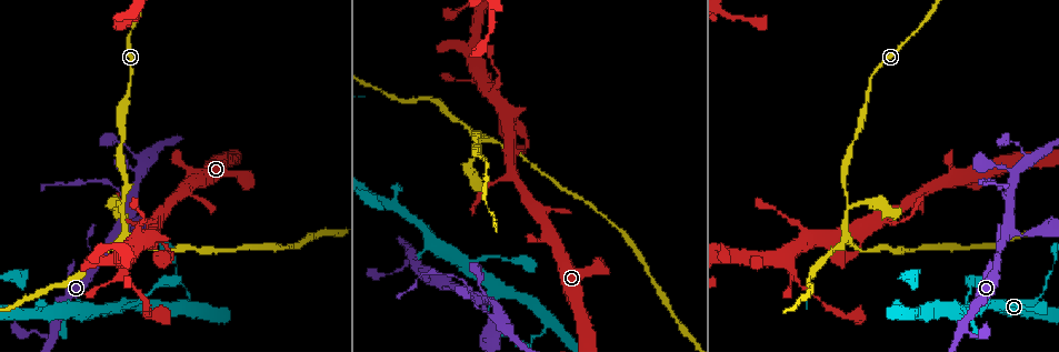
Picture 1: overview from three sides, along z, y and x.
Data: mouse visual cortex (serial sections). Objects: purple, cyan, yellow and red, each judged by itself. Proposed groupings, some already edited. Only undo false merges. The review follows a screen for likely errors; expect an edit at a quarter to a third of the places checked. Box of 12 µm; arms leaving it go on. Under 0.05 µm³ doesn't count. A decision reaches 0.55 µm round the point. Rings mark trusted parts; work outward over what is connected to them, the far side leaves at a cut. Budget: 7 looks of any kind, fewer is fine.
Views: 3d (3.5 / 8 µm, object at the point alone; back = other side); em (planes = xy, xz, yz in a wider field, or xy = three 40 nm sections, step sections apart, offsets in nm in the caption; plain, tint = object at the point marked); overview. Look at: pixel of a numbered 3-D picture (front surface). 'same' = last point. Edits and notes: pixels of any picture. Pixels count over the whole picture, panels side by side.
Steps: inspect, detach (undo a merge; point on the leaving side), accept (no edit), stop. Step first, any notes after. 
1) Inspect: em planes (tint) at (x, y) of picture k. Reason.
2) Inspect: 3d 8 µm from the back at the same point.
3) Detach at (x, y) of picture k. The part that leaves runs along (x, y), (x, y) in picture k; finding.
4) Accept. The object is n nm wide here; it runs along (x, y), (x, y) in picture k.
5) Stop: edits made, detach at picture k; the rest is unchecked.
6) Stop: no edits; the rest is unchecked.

Inspect: 3d 8 µm from the back at (127, 205) of picture 1. Side arm on a straight run.

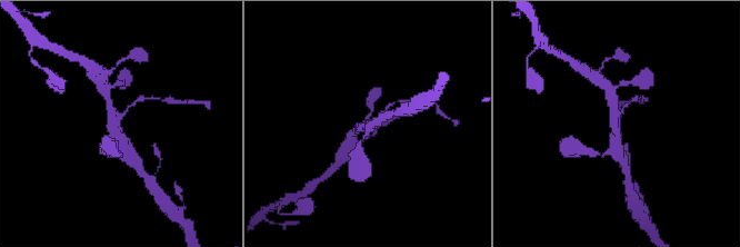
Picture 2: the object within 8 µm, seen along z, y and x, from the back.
Inspect: em xy step 3 (tint) at (115, 124) of picture 2. 3 arms meet here; the arms are 150, 300, 350 nm wide.

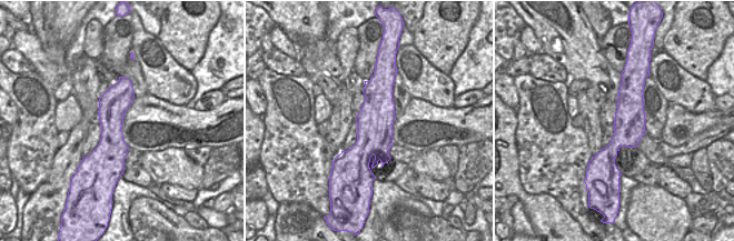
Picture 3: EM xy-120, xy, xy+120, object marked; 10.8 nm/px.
Detach at (141, 98) of picture 2. Two cells meet here.

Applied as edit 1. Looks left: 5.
Inspect: overview. Redraw.

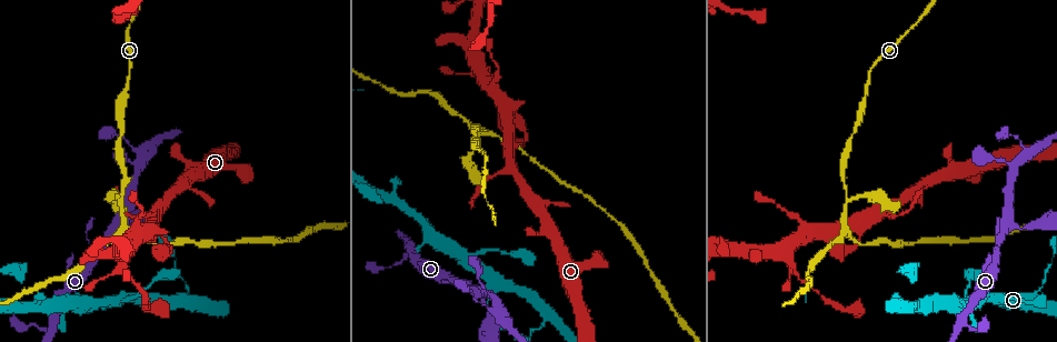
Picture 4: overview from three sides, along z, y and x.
Inspect: 3d 3.5 µm at (120, 200) of picture 4. Three-way junction.

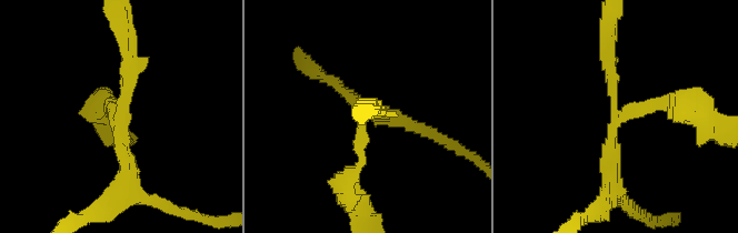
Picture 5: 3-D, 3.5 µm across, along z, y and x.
Inspect: em xy step 5 (plain) at (121, 115) of picture 5.

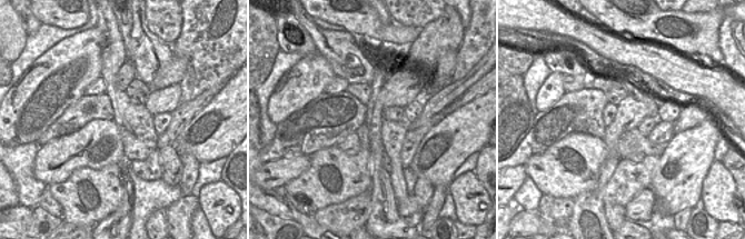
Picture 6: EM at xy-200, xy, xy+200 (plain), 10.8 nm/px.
Inspect: em xy step 5 (tint) at the same point. With the object marked.

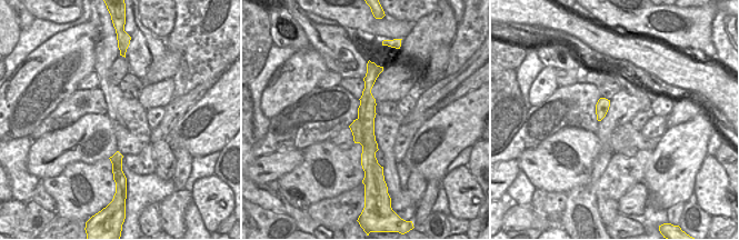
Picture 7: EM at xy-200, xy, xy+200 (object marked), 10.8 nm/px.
Detach at (656, 102) of picture 5. The part that leaves runs along (620, 115), (668, 99), (708, 125) in picture 5; a second cell is stuck on.

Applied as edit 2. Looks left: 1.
Stop: edits made, detach at picture 2, detach at picture 5; the rest is unchecked.

